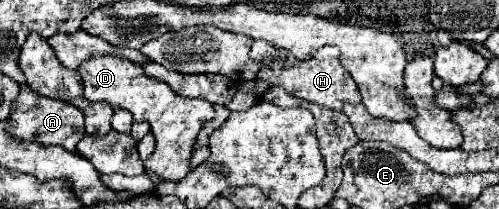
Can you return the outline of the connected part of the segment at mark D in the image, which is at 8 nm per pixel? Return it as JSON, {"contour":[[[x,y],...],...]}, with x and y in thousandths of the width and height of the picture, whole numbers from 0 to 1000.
{"contour":[[[192,263],[156,321],[168,474],[212,483],[224,512],[244,512],[269,550],[269,579],[293,569],[313,656],[313,713],[305,751],[289,770],[293,818],[321,856],[361,866],[381,828],[381,751],[393,694],[393,646],[413,579],[429,569],[429,502],[409,474],[369,474],[353,455],[333,397],[301,378],[285,349],[285,311],[257,282],[236,282],[236,263]]]}

